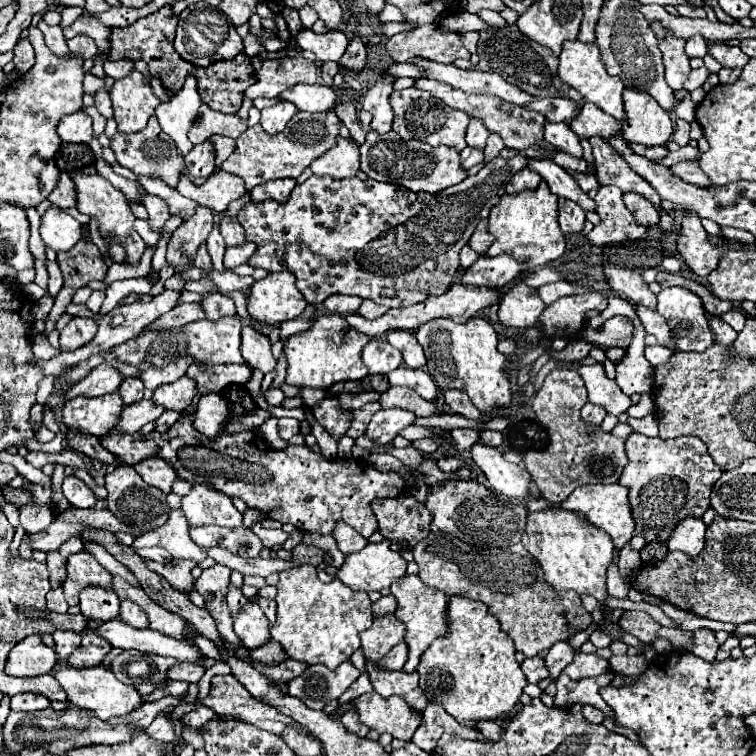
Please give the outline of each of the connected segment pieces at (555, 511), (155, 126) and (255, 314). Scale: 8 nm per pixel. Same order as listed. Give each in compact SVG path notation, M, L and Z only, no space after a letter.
M554 506L544 512L528 514L522 544L540 562L546 582L550 582L554 590L574 590L580 596L590 594L598 600L602 612L610 612L606 606L606 572L614 560L614 544L606 532L588 524L580 514Z
M152 116L148 126L136 134L122 134L118 132L114 138L112 138L112 150L116 154L116 160L120 166L124 168L130 168L132 172L136 172L136 176L150 176L150 178L160 178L164 180L170 188L176 190L178 186L178 180L184 172L184 156L178 152L176 148L176 142L162 132L160 124L158 124L158 118Z
M288 272L268 274L256 280L246 296L246 308L252 320L262 324L280 324L292 320L304 312L308 302L294 286L294 278Z

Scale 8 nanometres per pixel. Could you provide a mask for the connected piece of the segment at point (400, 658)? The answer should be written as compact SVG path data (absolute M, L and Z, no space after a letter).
M400 642L398 646L394 646L380 662L378 662L378 668L382 670L388 670L388 672L394 672L394 670L400 670L404 666L408 658L408 646L404 642Z

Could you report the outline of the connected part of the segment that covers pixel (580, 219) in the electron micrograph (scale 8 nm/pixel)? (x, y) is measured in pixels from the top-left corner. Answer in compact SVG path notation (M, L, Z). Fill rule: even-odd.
M560 198L558 200L558 222L564 234L574 234L580 232L584 226L584 210L580 210L580 206L576 206L576 202L568 200L568 198Z

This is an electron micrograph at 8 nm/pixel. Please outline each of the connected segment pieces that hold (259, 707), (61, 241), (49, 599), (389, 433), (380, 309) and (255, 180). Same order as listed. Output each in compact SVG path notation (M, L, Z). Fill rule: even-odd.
M232 674L228 676L214 676L212 690L204 700L218 716L234 716L242 722L268 730L272 734L282 734L284 728L296 726L296 730L304 730L296 720L280 714L274 706L258 702Z
M52 206L42 216L40 234L44 244L54 252L68 252L78 240L82 240L82 224L70 214Z
M62 587L51 589L46 595L46 607L58 613L67 613L69 605L65 600Z
M390 408L390 410L378 410L366 430L366 436L378 444L390 444L392 438L406 426L410 426L414 422L414 414L408 410L400 410L400 408Z
M362 300L360 308L358 308L358 314L364 316L364 318L368 318L368 320L374 320L374 318L382 316L386 310L388 310L386 306L380 306L380 304L372 302L372 300Z
M298 110L286 124L286 128L276 136L266 134L262 126L256 124L236 138L236 150L220 168L224 172L240 176L246 182L248 190L276 178L298 178L316 158L320 158L320 154L326 154L328 150L332 150L332 146L336 146L340 124L342 122L334 110L316 114Z

